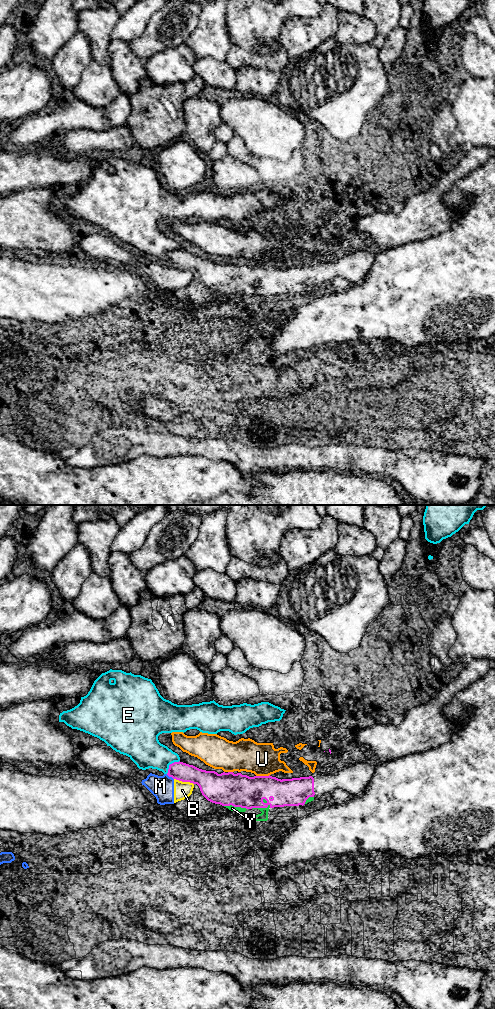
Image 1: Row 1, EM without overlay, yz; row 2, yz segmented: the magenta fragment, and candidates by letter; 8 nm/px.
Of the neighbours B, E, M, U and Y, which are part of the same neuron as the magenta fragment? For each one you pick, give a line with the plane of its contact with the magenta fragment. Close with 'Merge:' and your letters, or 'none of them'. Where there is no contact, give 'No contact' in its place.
Y: Touches magenta in yz
Merge: Y

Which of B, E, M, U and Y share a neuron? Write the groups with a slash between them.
B M / E / U / Y

